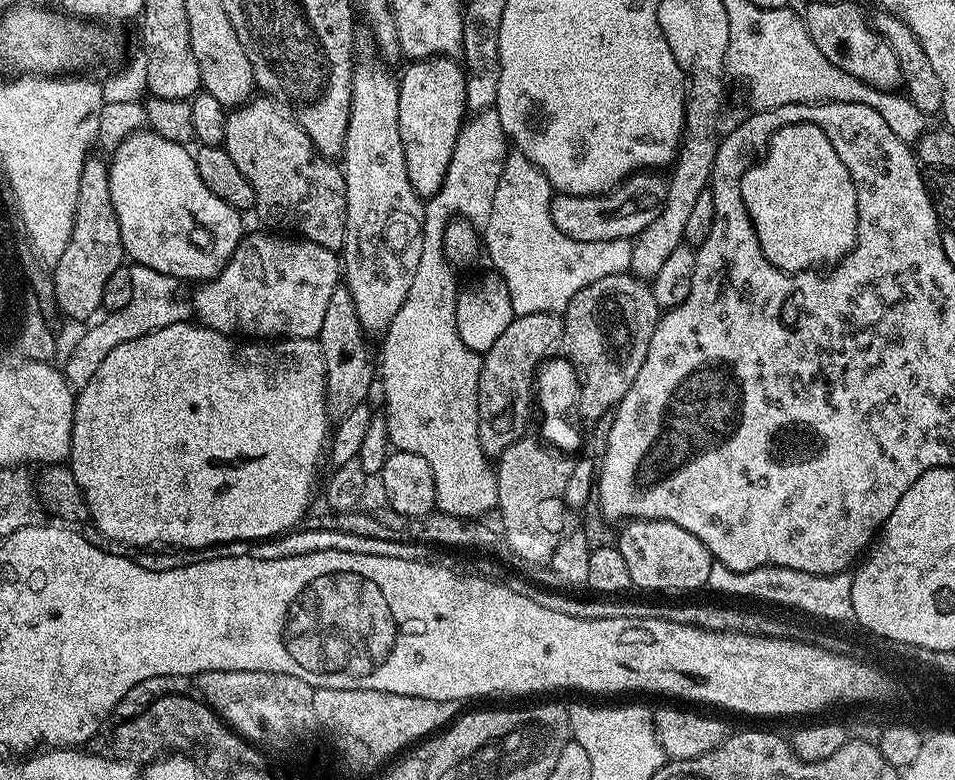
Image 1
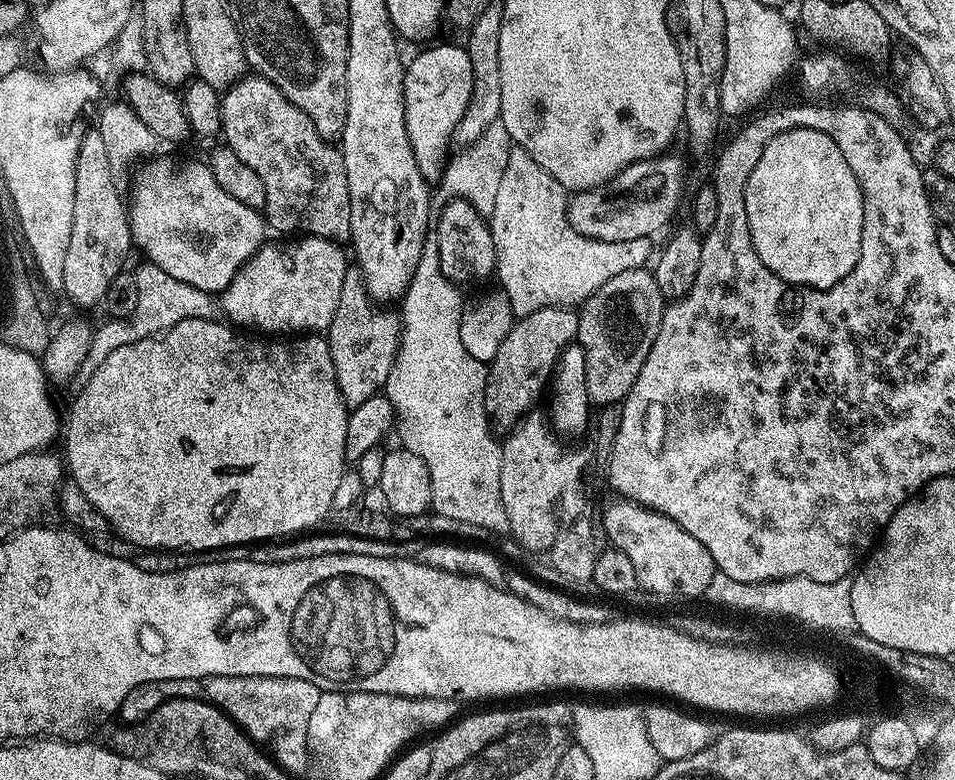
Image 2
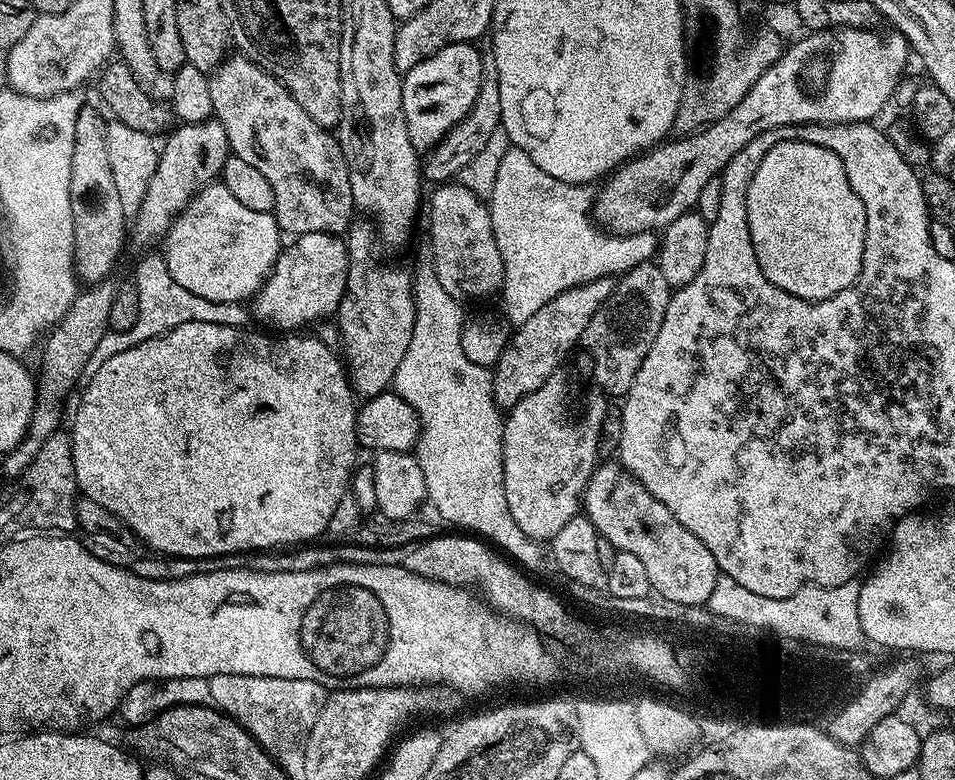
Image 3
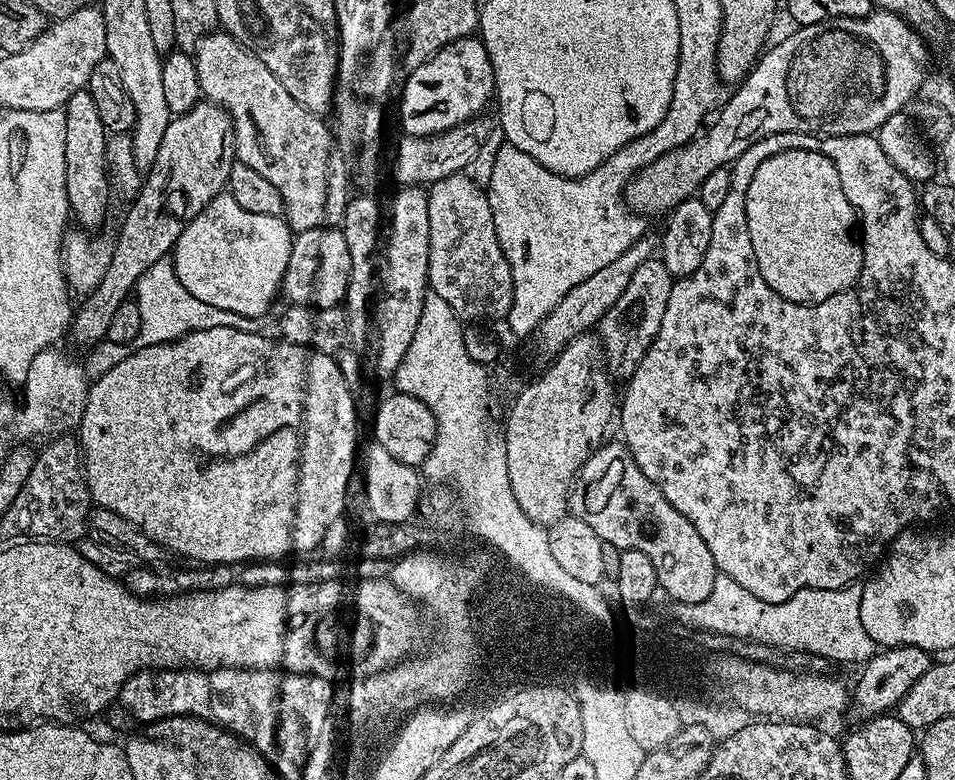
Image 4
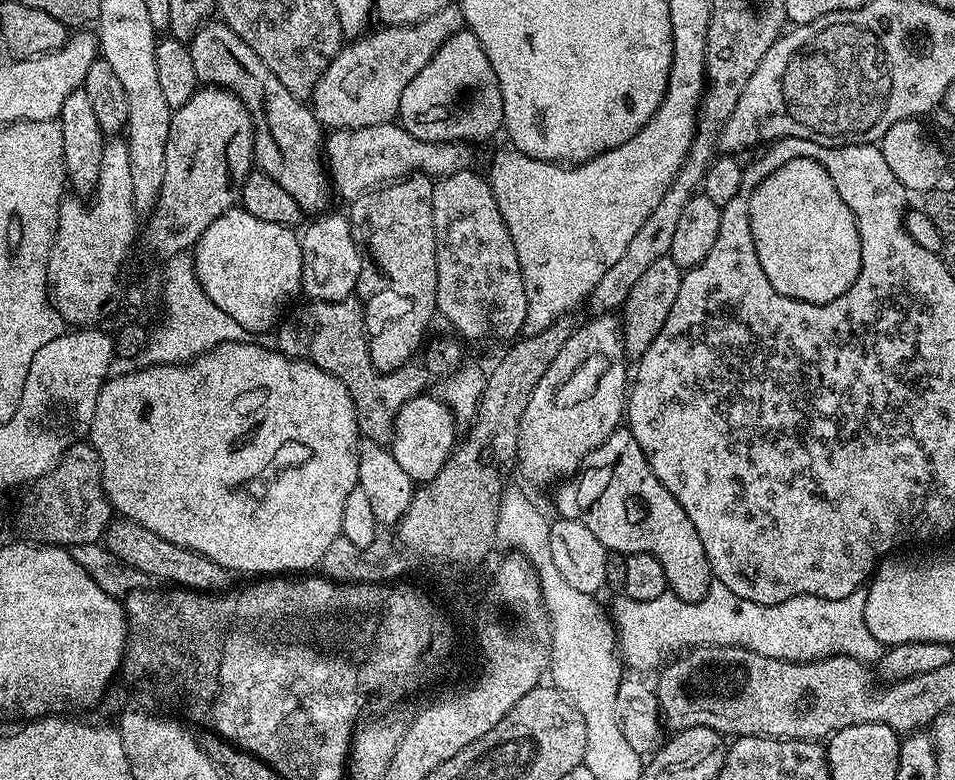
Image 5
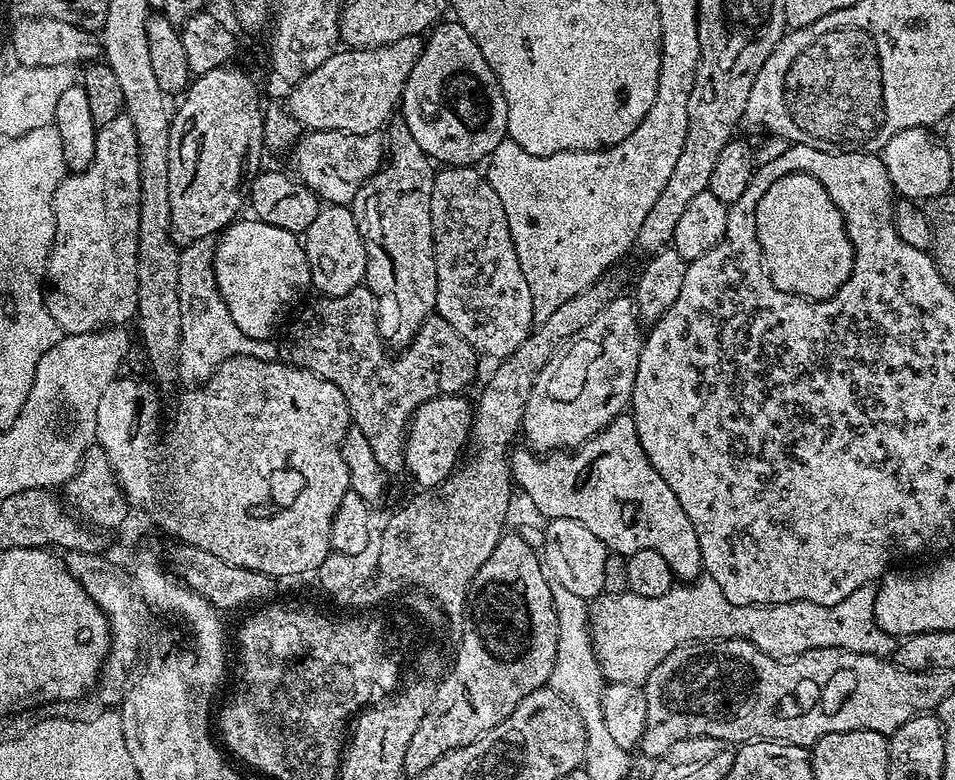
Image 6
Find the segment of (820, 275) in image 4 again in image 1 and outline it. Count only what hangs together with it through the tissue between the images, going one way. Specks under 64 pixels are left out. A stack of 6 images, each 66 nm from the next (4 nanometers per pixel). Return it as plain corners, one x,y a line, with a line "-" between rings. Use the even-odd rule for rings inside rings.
784,124
767,140
766,148
768,148
768,153
765,154
764,161
761,164
754,165
753,168
745,167
740,174
742,202
746,202
746,210
750,214
754,230
758,234
758,242
762,246
762,254
775,268
781,268
782,271
789,274
794,272
807,272
820,266
816,264
829,263
828,265
831,265
833,262
843,260
850,249
856,245
858,198
856,197
856,187
852,181
850,170
846,170
842,158
838,158
838,150
834,150
834,146
830,146
830,138
826,138
826,134
822,134
822,130
813,124

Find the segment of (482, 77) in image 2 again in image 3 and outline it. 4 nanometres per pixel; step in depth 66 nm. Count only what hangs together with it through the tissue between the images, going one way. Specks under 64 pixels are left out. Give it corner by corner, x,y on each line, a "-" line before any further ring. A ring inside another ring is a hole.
488,58
484,61
484,81
480,84
478,98
468,115
463,116
433,148
427,149
425,156
428,157
424,156
422,160
423,179
425,181
436,180
432,182
448,182
459,177
462,166
466,166
466,162
470,162
470,158
474,158
474,154
478,154
478,150
486,146
490,134
494,134
494,130
501,127
501,118
502,98
498,94
496,61

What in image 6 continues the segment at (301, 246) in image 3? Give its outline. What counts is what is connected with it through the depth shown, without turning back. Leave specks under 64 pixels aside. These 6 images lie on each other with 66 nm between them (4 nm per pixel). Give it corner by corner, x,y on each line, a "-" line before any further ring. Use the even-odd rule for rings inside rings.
343,204
321,207
318,218
303,233
302,243
306,262
312,267
312,288
320,296
350,294
350,290
365,283
366,246
351,207

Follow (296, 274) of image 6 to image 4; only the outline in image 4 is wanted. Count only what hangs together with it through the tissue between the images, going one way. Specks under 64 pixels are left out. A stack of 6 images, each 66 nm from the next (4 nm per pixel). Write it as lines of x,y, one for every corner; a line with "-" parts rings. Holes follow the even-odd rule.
217,198
211,200
199,216
195,216
193,220
189,220
184,225
181,236
178,238
176,247
171,253
170,259
173,266
176,267
178,280
182,282
182,286
186,286
186,290
190,290
190,294
194,294
194,298
198,298
198,302
206,302
210,306
218,306
218,310
230,310
230,314
242,314
253,318
267,317
268,307
272,304
272,295
281,291
284,275
286,274
286,266
290,262
290,229
287,223
282,222
279,216
249,216
246,210
242,210
238,206
238,202
234,202
230,198

